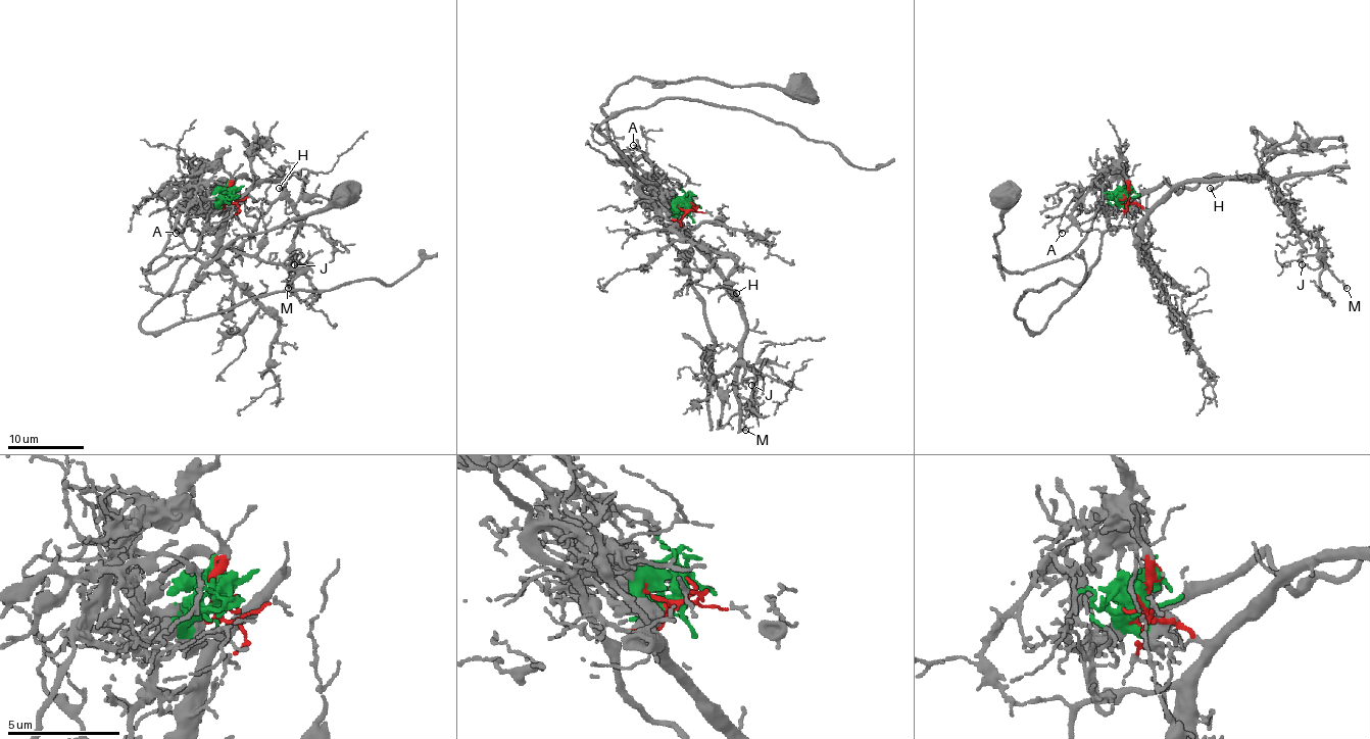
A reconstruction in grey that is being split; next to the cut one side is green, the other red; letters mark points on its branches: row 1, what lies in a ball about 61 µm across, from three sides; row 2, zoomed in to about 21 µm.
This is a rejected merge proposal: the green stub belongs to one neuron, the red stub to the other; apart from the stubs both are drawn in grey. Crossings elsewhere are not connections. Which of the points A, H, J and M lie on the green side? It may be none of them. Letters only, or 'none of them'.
A

